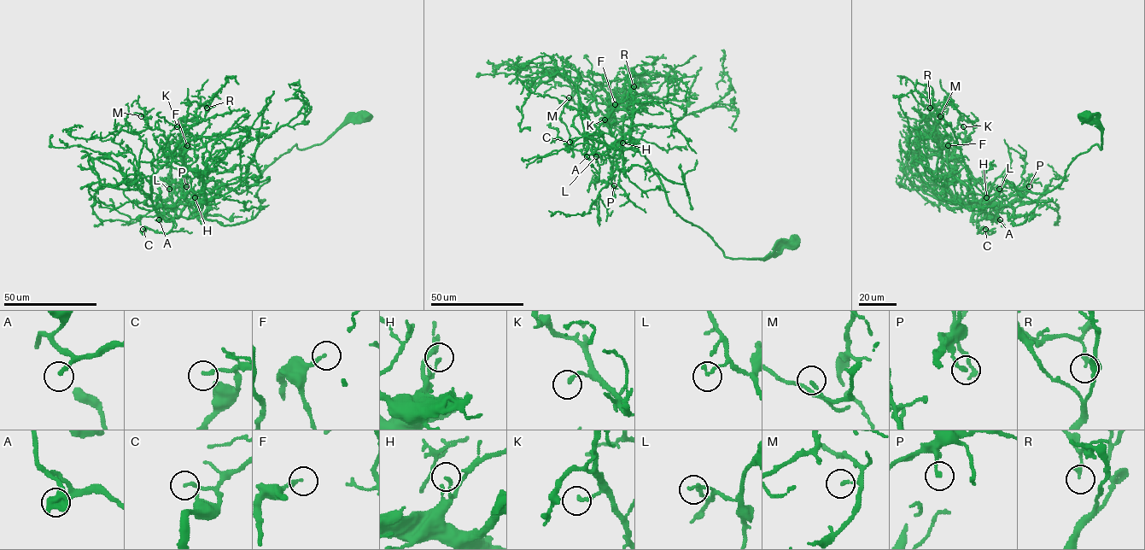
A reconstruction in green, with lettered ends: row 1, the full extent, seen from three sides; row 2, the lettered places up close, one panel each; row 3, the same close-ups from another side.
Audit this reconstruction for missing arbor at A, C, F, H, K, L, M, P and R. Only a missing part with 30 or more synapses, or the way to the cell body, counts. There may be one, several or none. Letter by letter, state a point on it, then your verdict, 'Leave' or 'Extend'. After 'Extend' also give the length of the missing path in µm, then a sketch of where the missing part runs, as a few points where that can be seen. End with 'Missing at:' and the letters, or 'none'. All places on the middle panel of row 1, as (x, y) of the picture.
A: Place: (587, 156). Extend. Missing length about 40 µm. Course of what is missing: (587, 156), (585, 165), (580, 168), (557, 172), (550, 178), (536, 180)
C: Place: (569, 142). Leave
F: Place: (615, 104). Leave
H: Place: (622, 143). Leave
K: Place: (604, 119). Leave
L: Place: (596, 156). Leave
M: Place: (569, 97). Leave
P: Place: (614, 185). Leave
R: Place: (633, 86). Leave
Missing at: A

